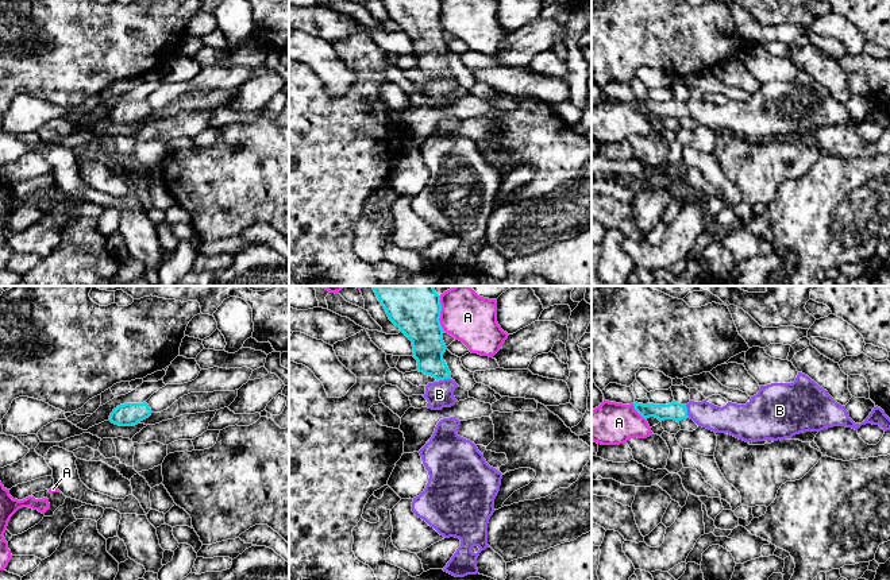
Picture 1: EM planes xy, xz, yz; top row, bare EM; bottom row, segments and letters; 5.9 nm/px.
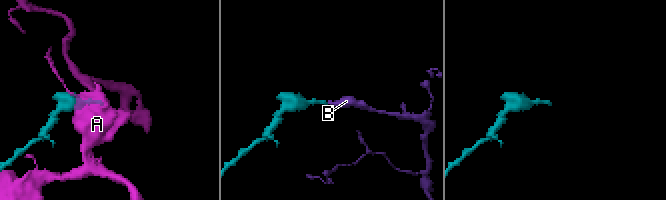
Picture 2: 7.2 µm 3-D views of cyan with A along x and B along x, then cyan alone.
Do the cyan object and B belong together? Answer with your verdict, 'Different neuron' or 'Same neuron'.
Same neuron

